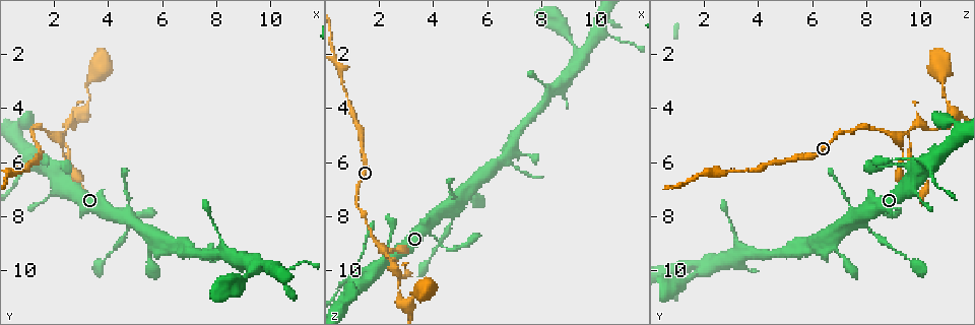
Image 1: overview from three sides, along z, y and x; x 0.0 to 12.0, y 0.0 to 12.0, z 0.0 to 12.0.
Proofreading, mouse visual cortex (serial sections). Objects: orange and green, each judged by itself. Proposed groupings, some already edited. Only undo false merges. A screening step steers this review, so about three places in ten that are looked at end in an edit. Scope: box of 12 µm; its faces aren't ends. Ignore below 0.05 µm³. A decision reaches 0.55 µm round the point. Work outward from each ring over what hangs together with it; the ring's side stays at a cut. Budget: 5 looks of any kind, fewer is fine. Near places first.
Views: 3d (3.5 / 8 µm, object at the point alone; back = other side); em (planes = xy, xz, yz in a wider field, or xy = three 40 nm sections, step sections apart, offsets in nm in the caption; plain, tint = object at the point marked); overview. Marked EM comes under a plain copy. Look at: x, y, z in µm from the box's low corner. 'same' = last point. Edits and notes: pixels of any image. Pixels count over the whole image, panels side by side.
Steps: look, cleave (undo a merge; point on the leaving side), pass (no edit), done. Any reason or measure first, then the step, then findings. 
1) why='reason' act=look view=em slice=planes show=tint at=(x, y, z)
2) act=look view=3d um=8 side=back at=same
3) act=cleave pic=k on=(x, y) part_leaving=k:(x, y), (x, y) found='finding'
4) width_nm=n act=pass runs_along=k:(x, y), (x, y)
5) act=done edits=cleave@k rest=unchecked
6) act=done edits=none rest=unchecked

why='three arms meet' act=look view=em slice=xy step=3 show=tint at=(4.3, 8.0, 7.8)

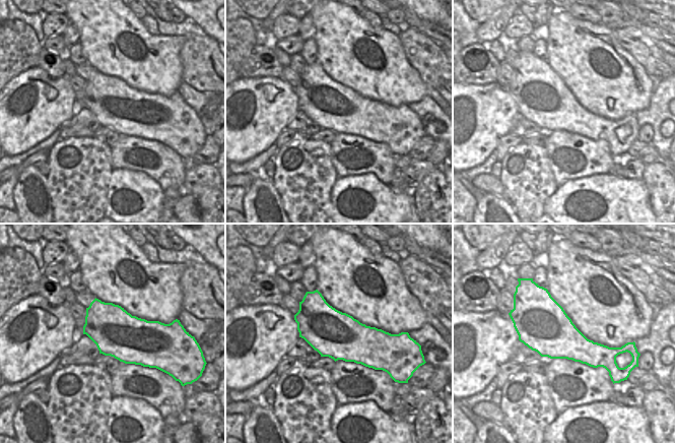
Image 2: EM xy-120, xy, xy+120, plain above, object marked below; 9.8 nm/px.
why='wider look' act=look view=3d um=3.5 side=back at=same

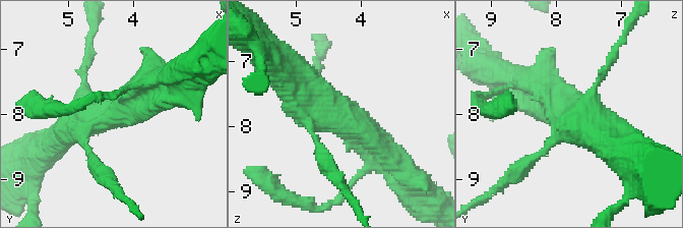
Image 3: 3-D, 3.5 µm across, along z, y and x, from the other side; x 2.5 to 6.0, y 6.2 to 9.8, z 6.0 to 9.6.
act=pass runs_along=3:(379, 152), (335, 107), (285, 75) found='one cell here'

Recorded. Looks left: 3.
why='calibre changes' act=look view=3d um=3.5 at=(2.1, 5.1, 9.2)

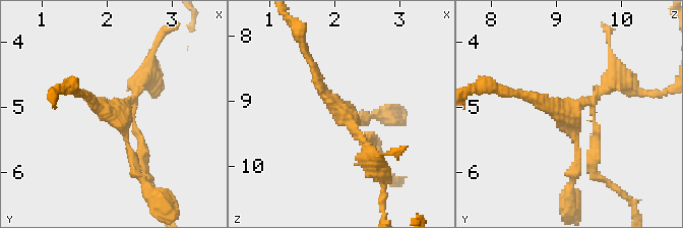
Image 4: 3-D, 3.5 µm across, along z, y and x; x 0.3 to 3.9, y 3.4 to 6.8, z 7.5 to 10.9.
act=cleave pic=4 on=(594, 153) part_leaving=4:(594, 120), (594, 171), (627, 198) found='a second cell is stuck on'

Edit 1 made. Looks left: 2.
act=done edits=cleave@4 rest=unchecked

